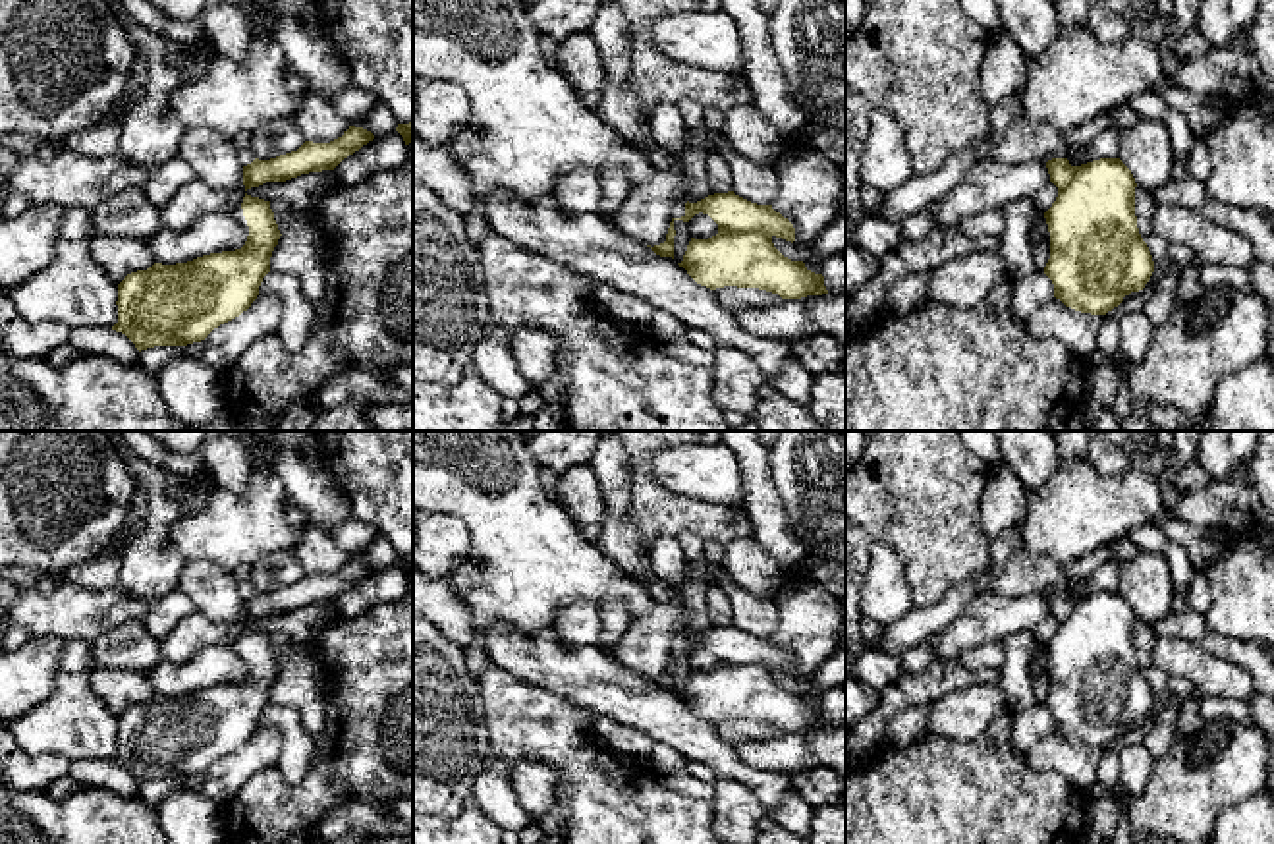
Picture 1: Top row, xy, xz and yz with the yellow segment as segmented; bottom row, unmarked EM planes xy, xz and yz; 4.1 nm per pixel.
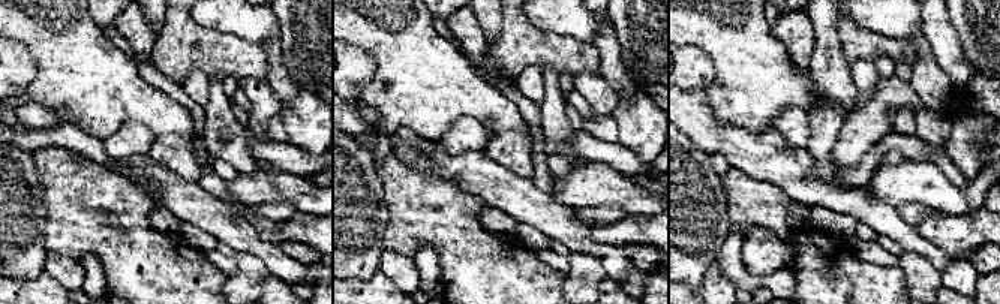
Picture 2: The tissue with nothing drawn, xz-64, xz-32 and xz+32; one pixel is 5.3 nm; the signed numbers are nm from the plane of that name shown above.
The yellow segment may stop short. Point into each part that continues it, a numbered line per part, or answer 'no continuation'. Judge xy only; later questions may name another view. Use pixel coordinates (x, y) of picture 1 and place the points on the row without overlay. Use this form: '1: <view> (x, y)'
no continuation

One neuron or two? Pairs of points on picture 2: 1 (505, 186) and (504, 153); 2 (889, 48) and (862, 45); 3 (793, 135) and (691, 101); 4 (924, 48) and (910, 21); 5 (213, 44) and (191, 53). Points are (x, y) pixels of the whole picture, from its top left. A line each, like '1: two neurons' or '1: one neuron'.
1: two neurons
2: one neuron
3: two neurons
4: two neurons
5: one neuron

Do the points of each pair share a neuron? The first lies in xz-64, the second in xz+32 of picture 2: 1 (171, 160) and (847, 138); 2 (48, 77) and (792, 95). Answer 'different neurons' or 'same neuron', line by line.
1: same neuron
2: same neuron

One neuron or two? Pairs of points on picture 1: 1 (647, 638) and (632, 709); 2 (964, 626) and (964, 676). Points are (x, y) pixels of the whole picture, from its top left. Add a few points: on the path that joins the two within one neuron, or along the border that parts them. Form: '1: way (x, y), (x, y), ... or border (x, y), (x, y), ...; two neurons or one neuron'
1: border (616, 659), (645, 678); two neurons
2: border (937, 657), (958, 659); two neurons

